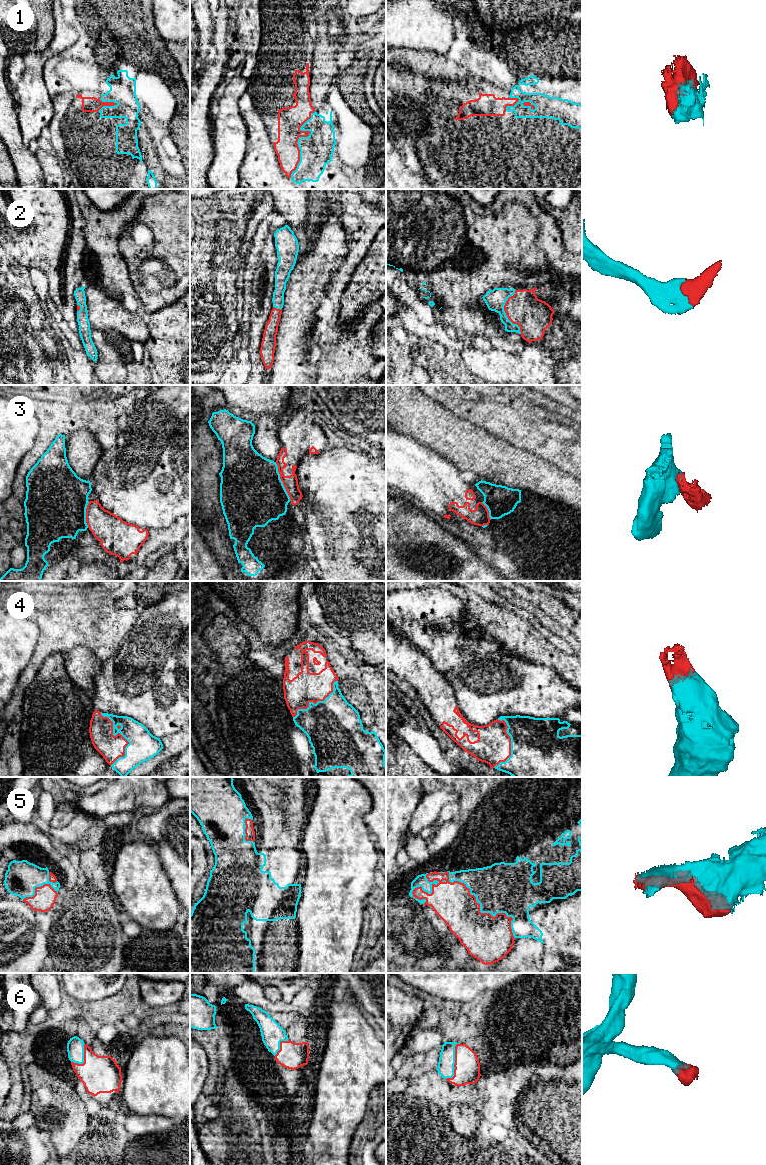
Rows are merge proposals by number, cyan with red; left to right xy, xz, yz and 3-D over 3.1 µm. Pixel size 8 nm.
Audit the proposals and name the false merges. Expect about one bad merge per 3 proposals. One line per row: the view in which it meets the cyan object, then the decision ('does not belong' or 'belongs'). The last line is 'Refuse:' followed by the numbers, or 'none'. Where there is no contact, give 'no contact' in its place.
1: meets cyan in xz; belongs
2: meets cyan in yz; belongs
3: meets cyan in xz; does not belong
4: meets cyan in xy; belongs
5: meets cyan in yz; belongs
6: meets cyan in yz; belongs
Refuse: 3

